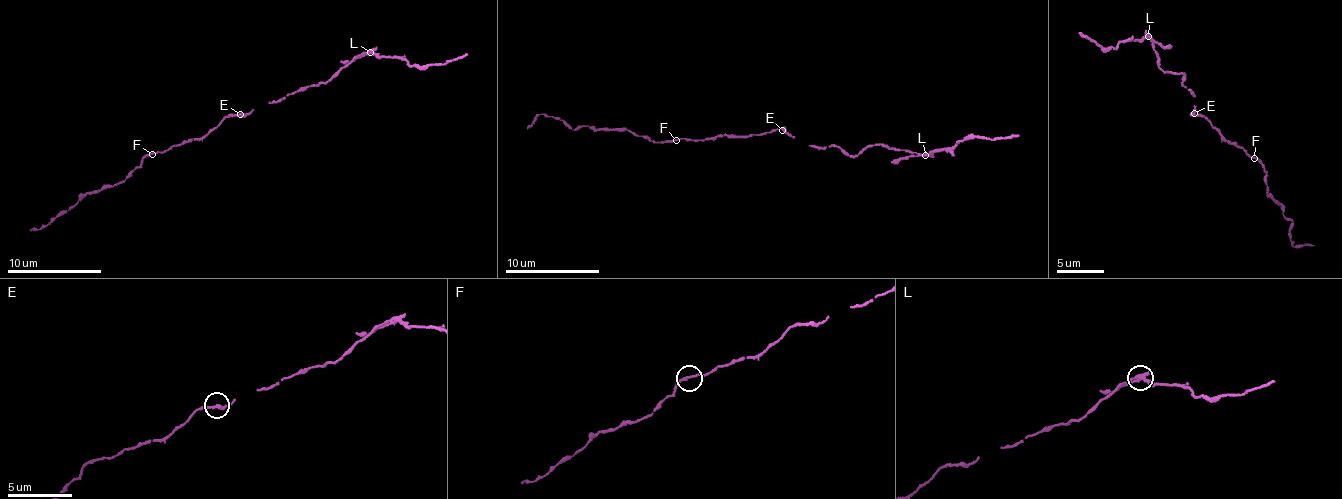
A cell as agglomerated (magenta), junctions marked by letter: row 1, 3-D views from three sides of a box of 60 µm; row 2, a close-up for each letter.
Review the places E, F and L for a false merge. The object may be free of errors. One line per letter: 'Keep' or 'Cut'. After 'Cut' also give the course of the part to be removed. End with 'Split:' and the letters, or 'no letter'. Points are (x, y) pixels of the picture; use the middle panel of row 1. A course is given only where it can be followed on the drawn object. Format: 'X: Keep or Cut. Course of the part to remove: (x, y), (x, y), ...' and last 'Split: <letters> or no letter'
E: Keep
F: Keep
L: Cut. Course of the part to remove: (924, 156), (955, 148), (958, 141), (967, 137), (993, 139), (1019, 135)
Split: L

